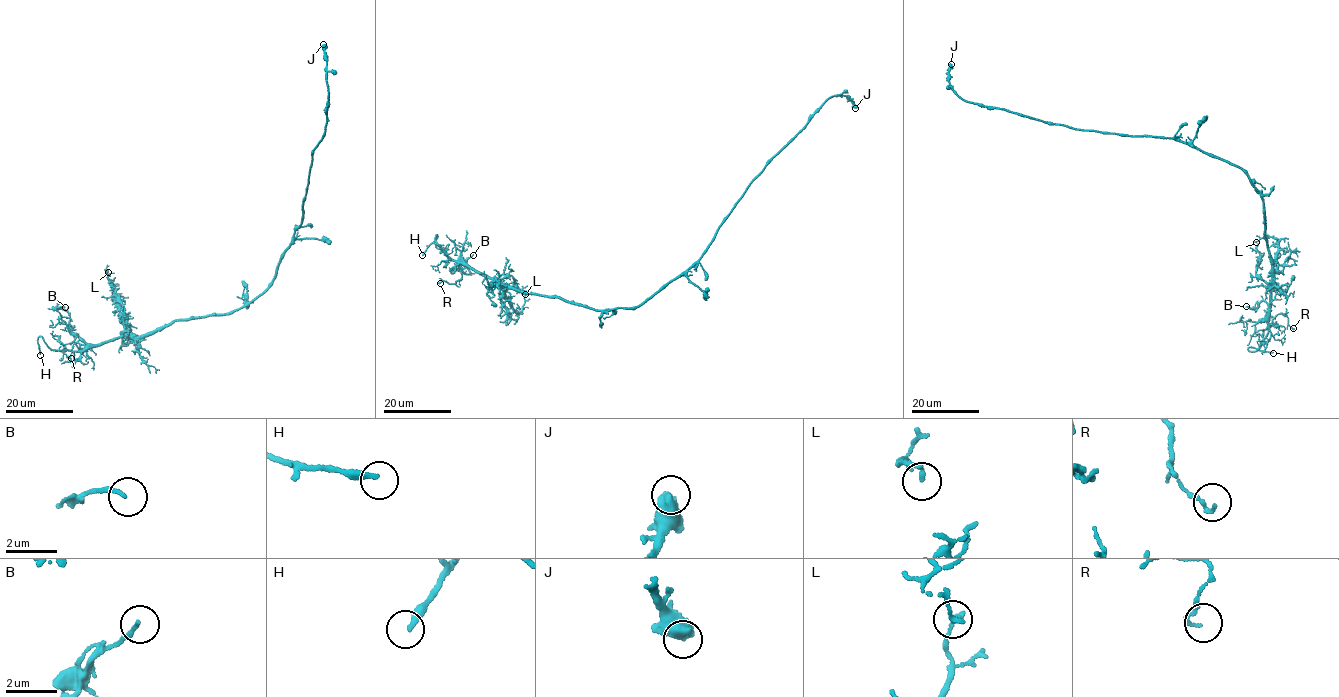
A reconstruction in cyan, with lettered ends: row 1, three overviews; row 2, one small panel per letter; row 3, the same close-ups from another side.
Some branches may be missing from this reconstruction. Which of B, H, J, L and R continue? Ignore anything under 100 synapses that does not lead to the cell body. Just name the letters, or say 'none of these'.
H

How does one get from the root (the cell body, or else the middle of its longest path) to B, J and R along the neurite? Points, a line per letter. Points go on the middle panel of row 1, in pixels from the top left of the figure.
B: (655, 293), (630, 308), (602, 312), (501, 286), (461, 260), (464, 273), (469, 273), (465, 263), (473, 255)
J: (655, 293), (696, 263), (750, 182), (804, 127), (822, 103), (834, 96), (844, 95), (855, 108)
R: (655, 293), (630, 308), (603, 312), (501, 286), (460, 263), (460, 279), (454, 284), (440, 283)

